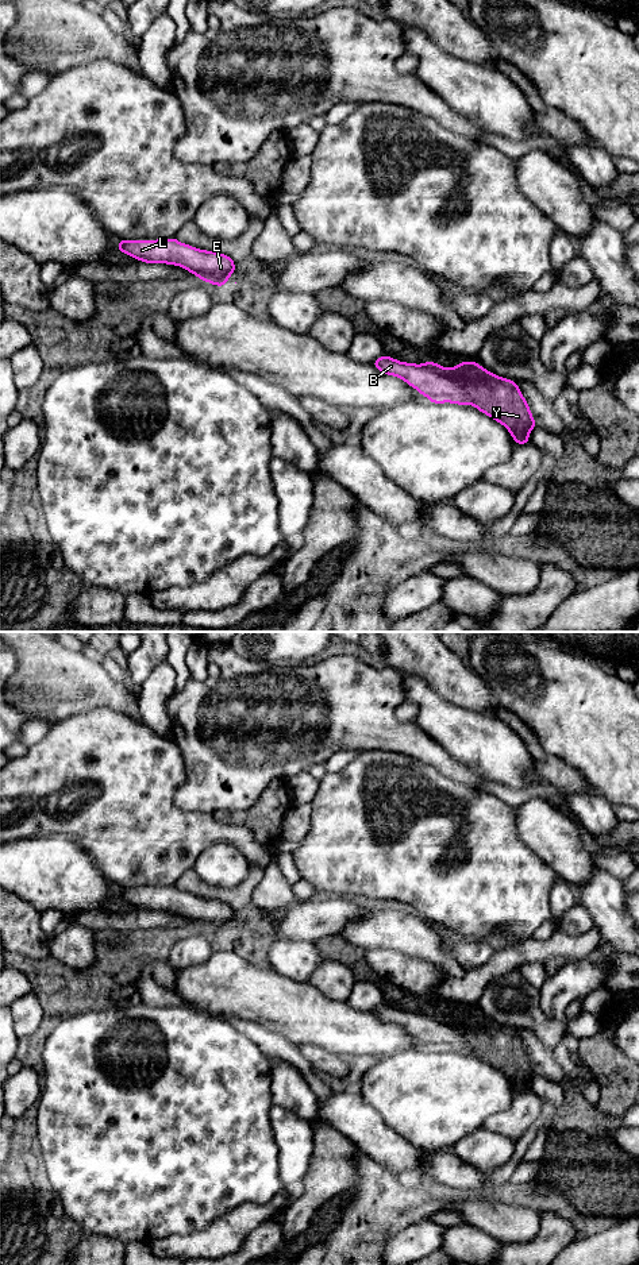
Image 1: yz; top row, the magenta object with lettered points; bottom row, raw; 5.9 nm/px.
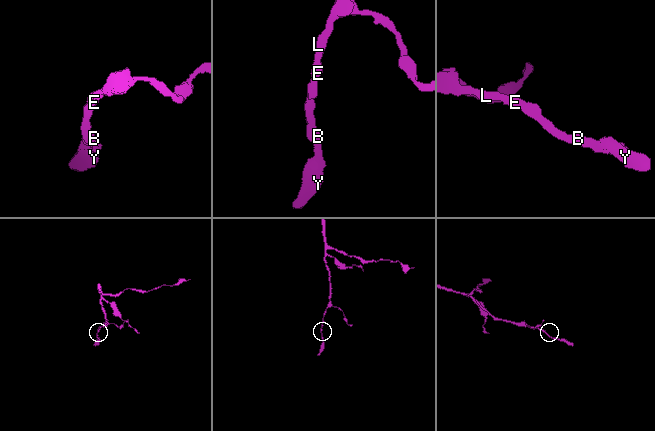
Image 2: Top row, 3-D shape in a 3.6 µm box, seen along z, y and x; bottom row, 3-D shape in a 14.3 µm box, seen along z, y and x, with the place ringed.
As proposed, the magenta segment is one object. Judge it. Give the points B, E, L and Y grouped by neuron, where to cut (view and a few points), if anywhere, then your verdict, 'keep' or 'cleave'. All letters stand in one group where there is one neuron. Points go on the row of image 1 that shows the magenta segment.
B E L / Y; cut in yz along (447, 369), (464, 386), (472, 402); cleave

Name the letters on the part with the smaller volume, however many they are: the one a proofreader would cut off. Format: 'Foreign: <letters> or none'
Foreign: Y

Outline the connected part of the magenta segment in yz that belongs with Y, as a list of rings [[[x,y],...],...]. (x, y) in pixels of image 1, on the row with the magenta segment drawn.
[[[462,362],[449,370],[465,386],[476,409],[503,424],[515,444],[530,443],[528,433],[536,423],[517,383],[489,373],[477,362]]]

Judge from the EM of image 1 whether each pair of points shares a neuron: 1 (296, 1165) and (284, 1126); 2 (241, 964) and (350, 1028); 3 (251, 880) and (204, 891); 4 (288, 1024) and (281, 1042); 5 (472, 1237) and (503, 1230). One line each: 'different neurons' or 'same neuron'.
1: same neuron
2: same neuron
3: same neuron
4: different neurons
5: different neurons

